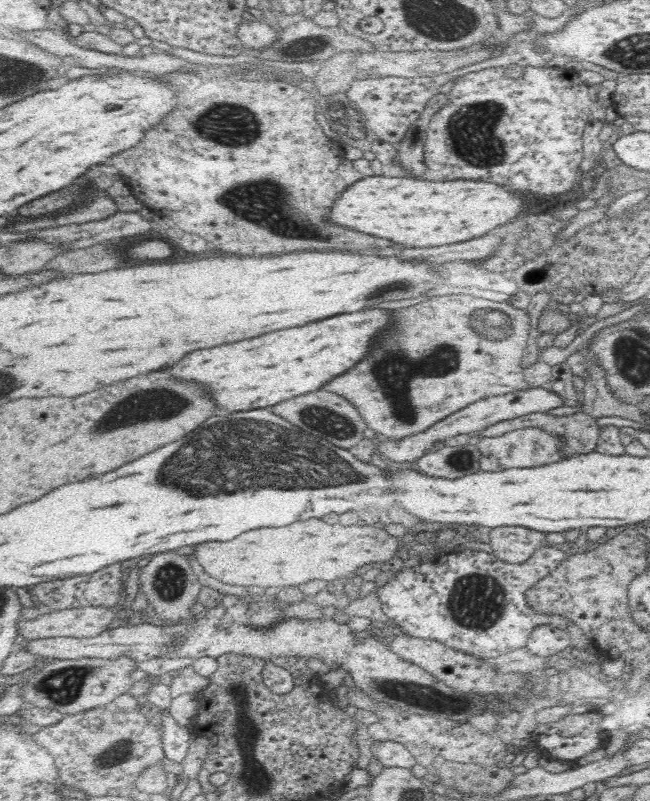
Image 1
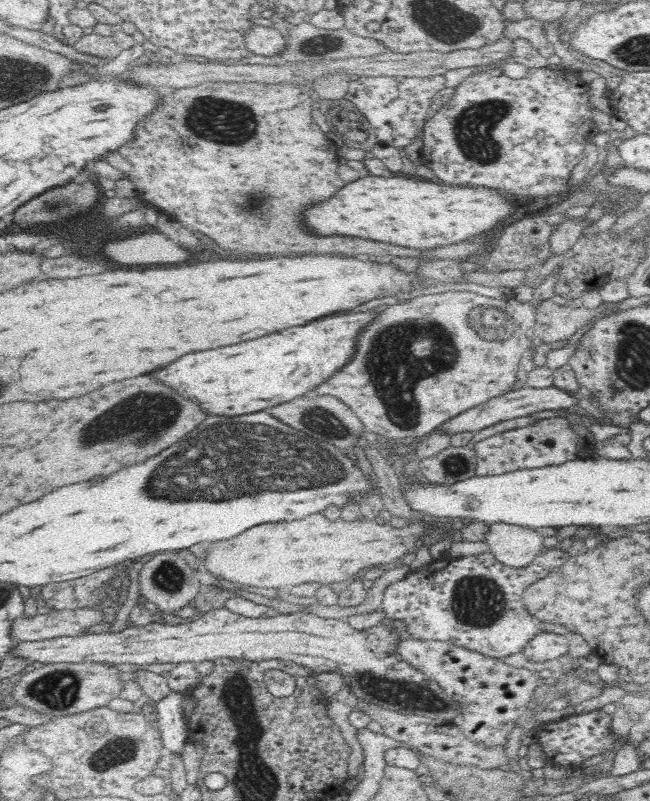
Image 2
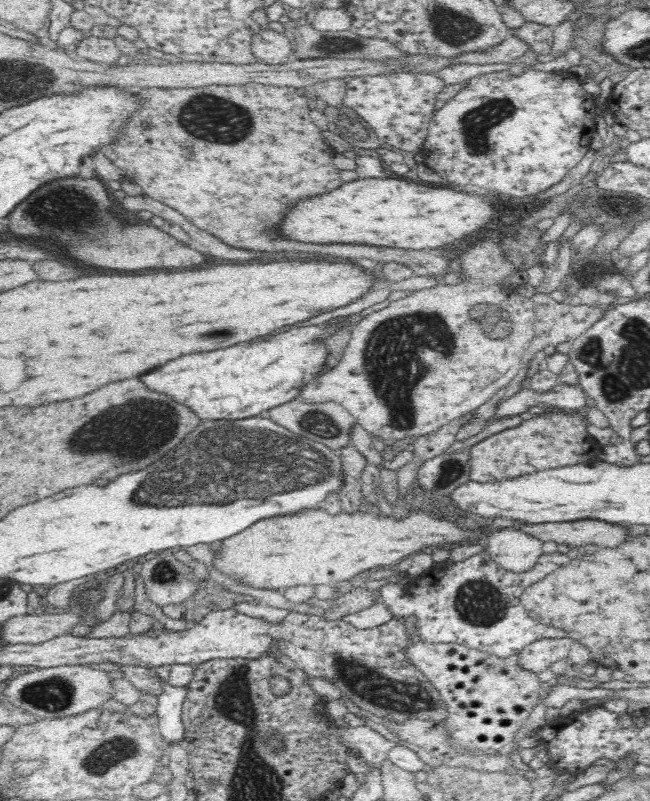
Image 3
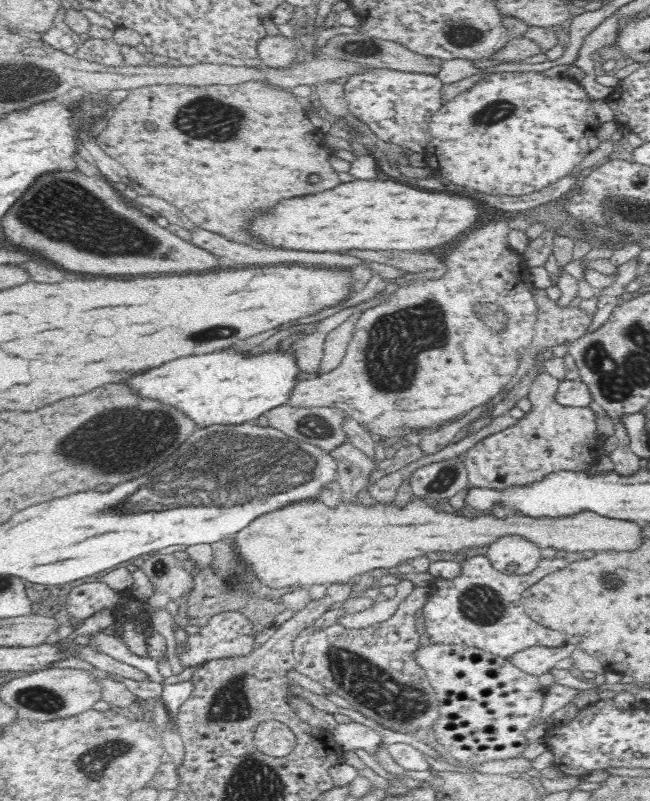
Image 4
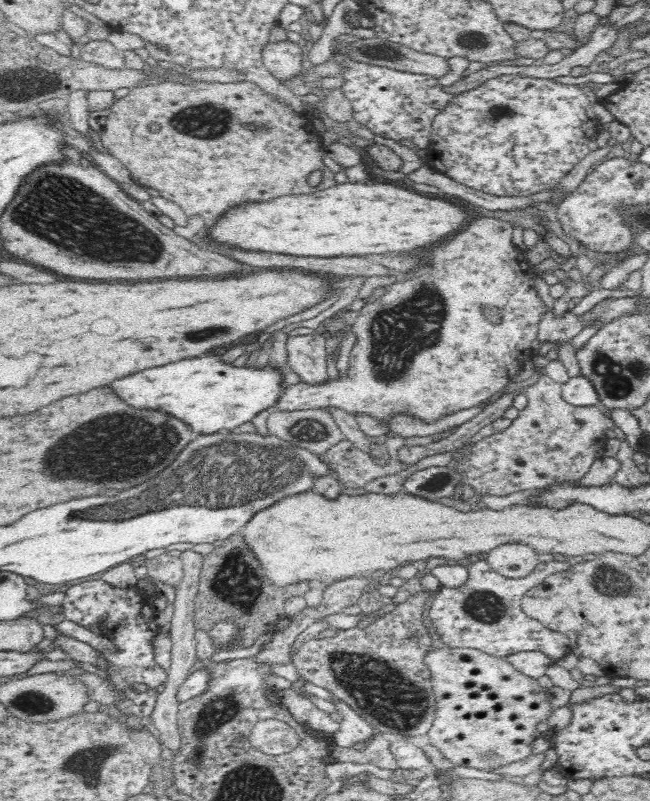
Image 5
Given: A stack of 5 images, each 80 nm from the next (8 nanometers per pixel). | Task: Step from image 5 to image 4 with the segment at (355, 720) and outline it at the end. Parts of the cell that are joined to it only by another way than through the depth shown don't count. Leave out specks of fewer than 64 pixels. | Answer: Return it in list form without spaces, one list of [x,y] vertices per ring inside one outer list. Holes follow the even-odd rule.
[[[356,721],[350,724],[342,722],[336,725],[332,732],[337,744],[342,746],[344,751],[362,749],[373,758],[385,744],[377,731]]]

